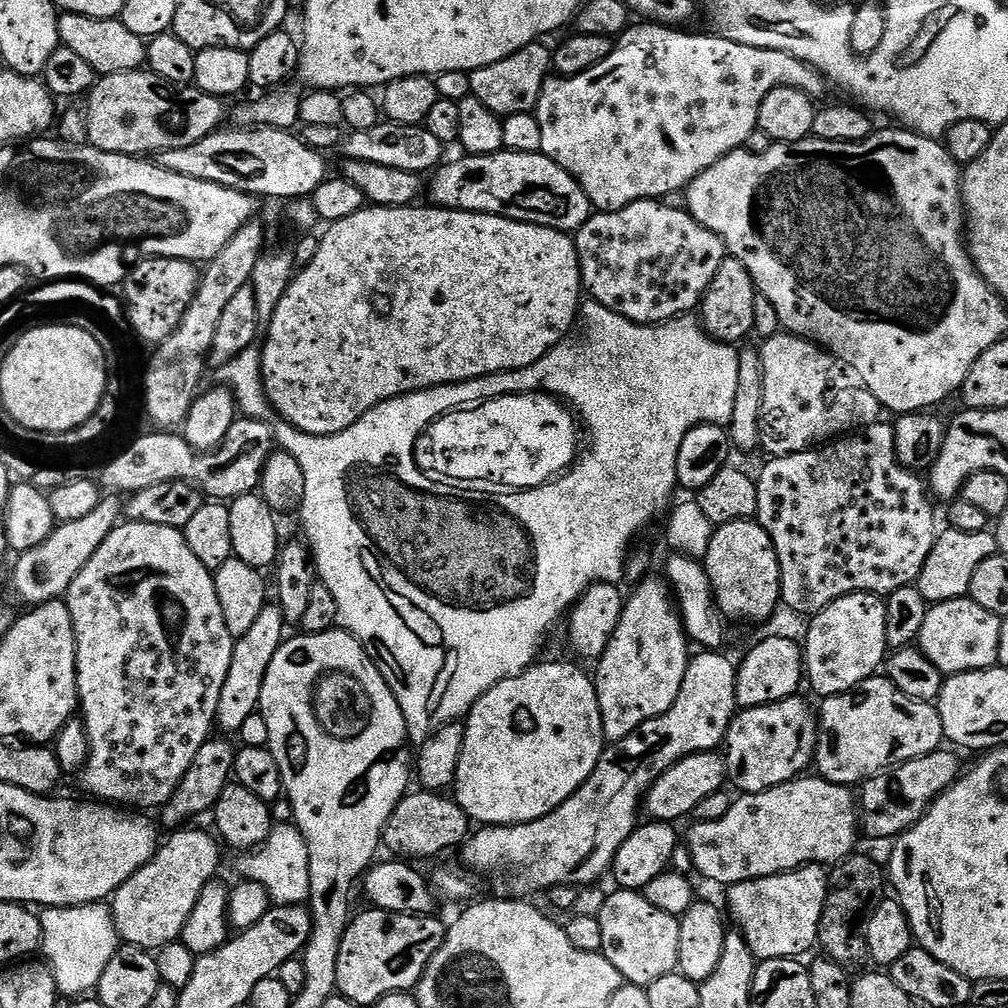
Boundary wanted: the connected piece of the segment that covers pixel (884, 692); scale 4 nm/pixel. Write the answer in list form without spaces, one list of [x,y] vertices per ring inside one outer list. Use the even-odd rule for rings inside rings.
[[[877,674],[864,680],[849,692],[837,696],[823,697],[824,704],[818,708],[818,735],[816,737],[816,755],[814,768],[817,768],[819,779],[828,780],[831,784],[856,786],[876,775],[889,766],[904,764],[907,760],[922,758],[926,754],[937,751],[945,743],[942,730],[942,718],[932,704],[924,704],[921,700],[911,700],[902,694],[888,681],[887,675]]]

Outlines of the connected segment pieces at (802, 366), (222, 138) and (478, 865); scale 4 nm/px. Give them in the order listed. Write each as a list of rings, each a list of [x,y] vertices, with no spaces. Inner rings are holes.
[[[777,334],[763,341],[758,348],[760,359],[764,362],[764,385],[762,386],[762,410],[760,411],[760,448],[768,451],[769,457],[773,456],[789,456],[795,452],[807,452],[817,442],[828,442],[833,438],[839,437],[841,434],[852,434],[857,430],[863,430],[869,424],[875,424],[881,419],[882,406],[878,402],[878,398],[874,398],[874,394],[870,394],[870,390],[864,383],[856,377],[855,370],[849,364],[843,364],[841,360],[837,360],[831,352],[823,349],[818,344],[812,343],[810,340],[803,340],[801,336],[793,336],[791,334]]]
[[[231,127],[211,132],[202,138],[202,142],[194,142],[194,146],[157,152],[155,163],[186,178],[198,178],[202,182],[242,190],[257,198],[269,196],[272,200],[283,202],[311,197],[322,181],[329,179],[325,153],[304,143],[295,131],[287,128]]]
[[[704,650],[700,652],[701,656],[693,655],[688,662],[688,669],[684,675],[682,686],[678,690],[678,698],[674,702],[674,706],[670,706],[670,710],[666,710],[666,714],[662,714],[653,720],[647,720],[642,726],[638,726],[634,732],[631,732],[626,738],[609,743],[604,749],[604,753],[600,756],[598,766],[594,766],[594,770],[590,774],[590,778],[586,778],[586,782],[582,782],[582,786],[578,786],[578,790],[574,790],[574,794],[570,794],[570,798],[566,798],[562,802],[562,806],[558,806],[550,814],[546,814],[542,818],[538,818],[529,824],[506,824],[503,826],[484,826],[479,830],[473,831],[468,839],[462,845],[462,853],[464,852],[465,869],[473,868],[476,872],[485,872],[488,876],[500,876],[504,872],[504,876],[508,880],[512,880],[513,893],[524,894],[529,888],[530,891],[536,892],[547,890],[558,886],[559,884],[575,884],[577,886],[585,886],[584,884],[592,884],[600,875],[607,873],[611,869],[614,858],[618,854],[618,850],[622,846],[622,842],[626,842],[626,838],[630,838],[630,834],[638,827],[638,819],[636,820],[636,811],[641,811],[642,801],[645,799],[647,790],[655,780],[662,775],[670,766],[674,766],[682,758],[692,756],[696,752],[710,752],[719,749],[724,743],[724,736],[728,733],[728,728],[732,725],[732,718],[738,711],[736,703],[736,670],[737,665],[731,664],[719,651]]]

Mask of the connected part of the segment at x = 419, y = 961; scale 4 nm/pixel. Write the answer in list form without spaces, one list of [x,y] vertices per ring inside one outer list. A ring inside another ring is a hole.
[[[378,907],[368,911],[372,912],[349,919],[338,950],[336,992],[358,1006],[374,1006],[392,992],[415,989],[430,958],[442,946],[446,931],[445,921],[436,920],[435,915],[411,916],[383,912]]]

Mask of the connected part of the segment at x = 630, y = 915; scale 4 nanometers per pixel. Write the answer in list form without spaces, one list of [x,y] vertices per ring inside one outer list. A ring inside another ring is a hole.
[[[616,890],[616,893],[598,909],[598,915],[602,926],[602,954],[627,983],[647,986],[658,978],[677,971],[680,929],[677,917],[658,910],[658,906],[650,906],[645,896],[636,890]]]

